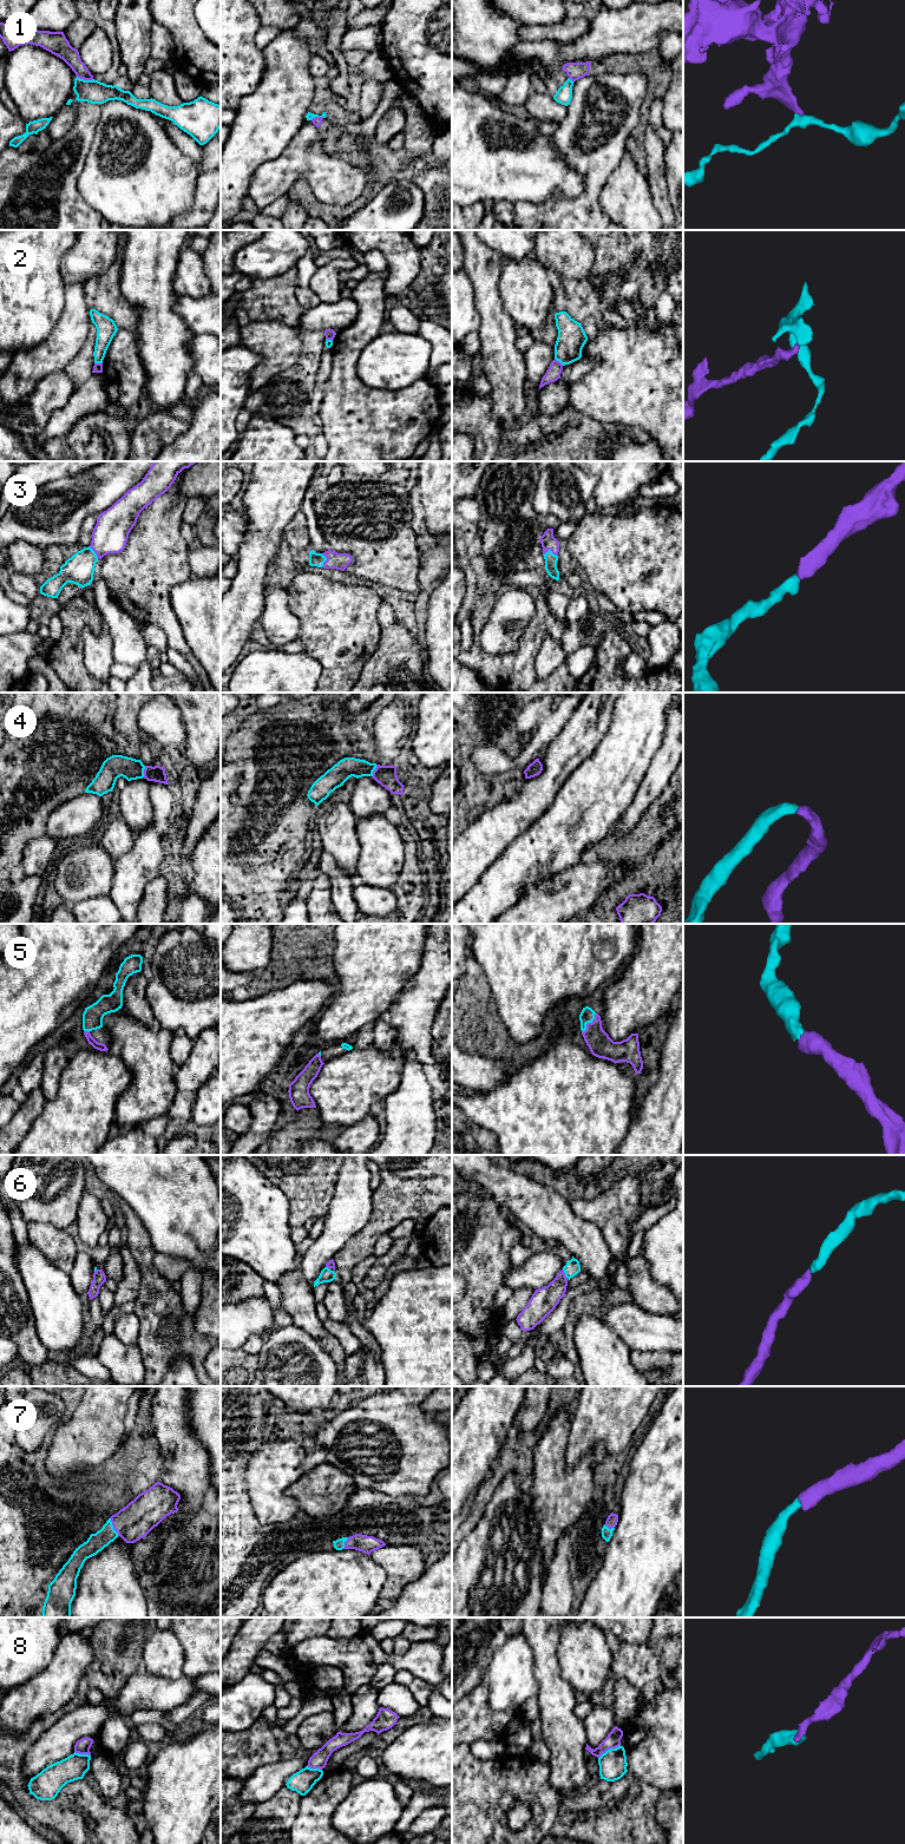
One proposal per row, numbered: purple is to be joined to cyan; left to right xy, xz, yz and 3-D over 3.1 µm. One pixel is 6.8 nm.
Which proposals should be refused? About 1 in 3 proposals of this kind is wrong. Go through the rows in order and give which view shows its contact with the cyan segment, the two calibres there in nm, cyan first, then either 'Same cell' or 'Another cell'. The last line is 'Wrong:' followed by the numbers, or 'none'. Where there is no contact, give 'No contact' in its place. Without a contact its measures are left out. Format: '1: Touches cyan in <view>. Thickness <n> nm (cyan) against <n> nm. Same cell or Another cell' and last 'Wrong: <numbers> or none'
1: Touches cyan in xy. Thickness 160 nm (cyan) against 110 nm. Another cell
2: Touches cyan in yz. Thickness 190 nm (cyan) against 100 nm. Another cell
3: Touches cyan in yz. Thickness 80 nm (cyan) against 100 nm. Same cell
4: Touches cyan in xy. Thickness 160 nm (cyan) against 110 nm. Same cell
5: Touches cyan in yz. Thickness 100 nm (cyan) against 160 nm. Same cell
6: Touches cyan in yz. Thickness 100 nm (cyan) against 180 nm. Same cell
7: Touches cyan in xy. Thickness 120 nm (cyan) against 240 nm. Same cell
8: Touches cyan in yz. Thickness 190 nm (cyan) against 100 nm. Another cell
Wrong: 1, 2, 8

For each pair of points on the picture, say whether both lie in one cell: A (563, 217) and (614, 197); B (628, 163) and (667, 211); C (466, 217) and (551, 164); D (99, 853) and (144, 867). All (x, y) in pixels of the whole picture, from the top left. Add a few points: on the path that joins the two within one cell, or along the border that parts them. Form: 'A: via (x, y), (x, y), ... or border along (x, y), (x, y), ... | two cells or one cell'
A: border along (609, 177), (599, 197), (599, 204), (608, 217) | two cells
B: border along (646, 177), (654, 205), (661, 217) | two cells
C: border along (483, 201), (474, 202), (464, 208) | two cells
D: border along (132, 834), (131, 847), (113, 861), (111, 885) | two cells

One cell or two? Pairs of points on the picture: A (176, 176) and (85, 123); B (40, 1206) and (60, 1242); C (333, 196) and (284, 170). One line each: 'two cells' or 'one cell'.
A: two cells
B: two cells
C: one cell

